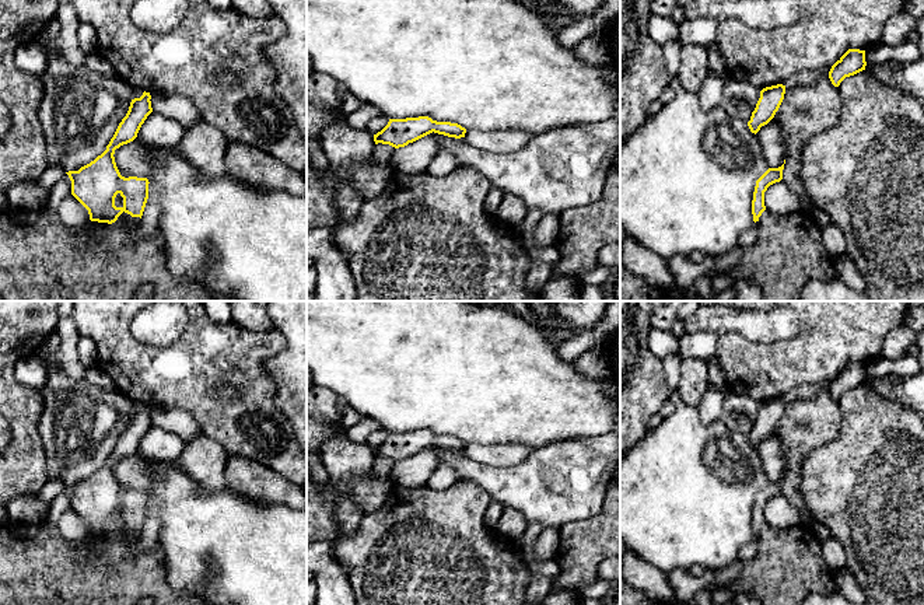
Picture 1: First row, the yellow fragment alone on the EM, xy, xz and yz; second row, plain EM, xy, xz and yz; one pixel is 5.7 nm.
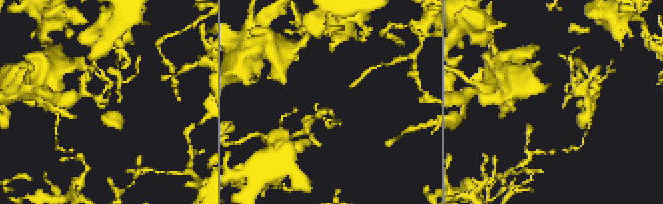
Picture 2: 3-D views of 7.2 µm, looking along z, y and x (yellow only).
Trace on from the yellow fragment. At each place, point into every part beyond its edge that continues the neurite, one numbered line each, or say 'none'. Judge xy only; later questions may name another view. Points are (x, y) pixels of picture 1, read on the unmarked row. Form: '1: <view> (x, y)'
none

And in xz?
none

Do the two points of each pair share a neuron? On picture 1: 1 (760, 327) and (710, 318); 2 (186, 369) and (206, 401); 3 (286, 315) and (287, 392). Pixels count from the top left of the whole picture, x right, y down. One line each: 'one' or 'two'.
1: one
2: one
3: one

